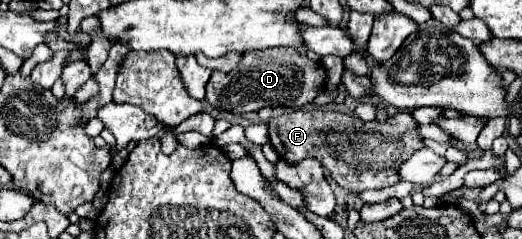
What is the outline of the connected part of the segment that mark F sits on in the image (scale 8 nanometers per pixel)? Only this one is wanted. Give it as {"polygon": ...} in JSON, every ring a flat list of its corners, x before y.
{"polygon":[[309,106,269,120,269,140,285,162,315,158,339,186,351,192,363,192,367,188,383,188,399,182,399,166,409,154,425,146,417,126,417,120,407,110,391,116,389,122,381,126,375,120,365,122,355,114]]}

